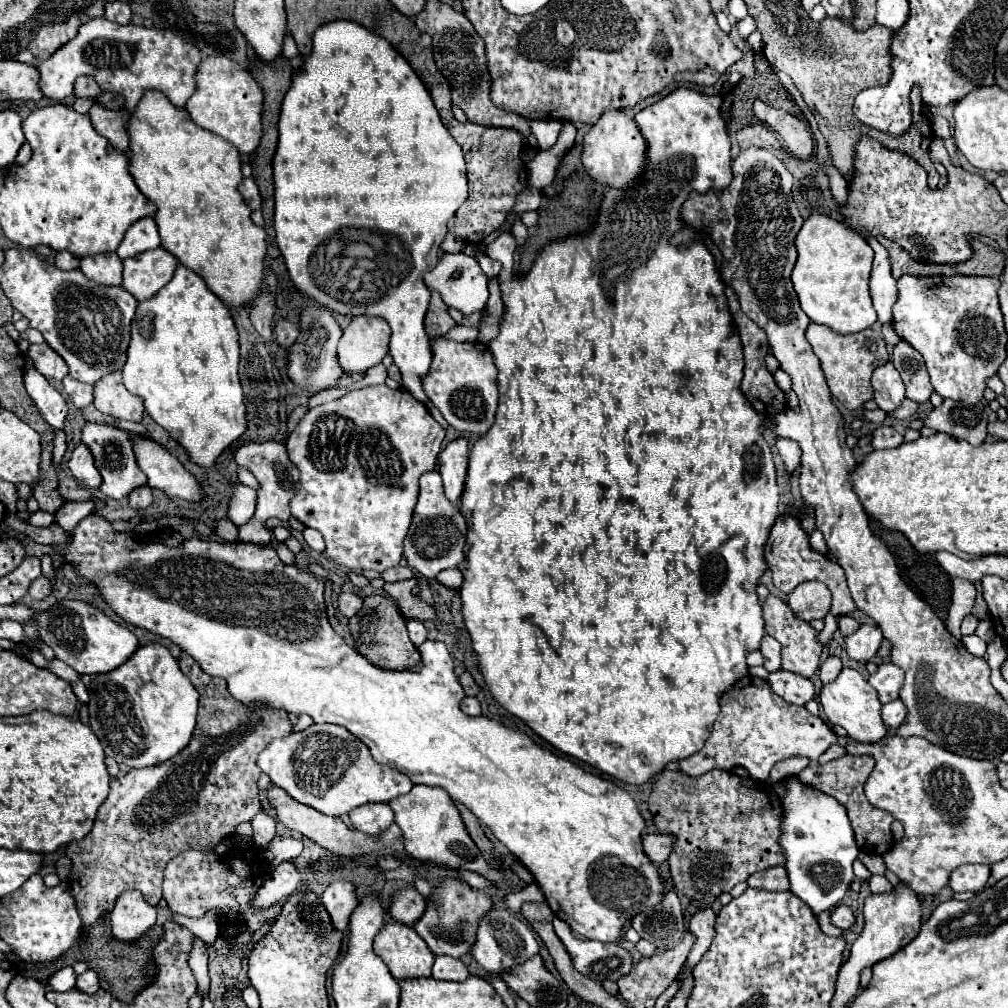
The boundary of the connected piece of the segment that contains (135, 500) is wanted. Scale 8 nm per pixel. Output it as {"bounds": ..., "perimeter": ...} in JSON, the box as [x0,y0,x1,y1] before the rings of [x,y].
{"bounds":[127,486,153,510],"perimeter":[[[141,486],[141,490],[133,490],[133,492],[127,496],[127,500],[129,500],[129,506],[131,506],[131,508],[143,510],[143,508],[147,508],[147,506],[153,502],[151,488]]]}

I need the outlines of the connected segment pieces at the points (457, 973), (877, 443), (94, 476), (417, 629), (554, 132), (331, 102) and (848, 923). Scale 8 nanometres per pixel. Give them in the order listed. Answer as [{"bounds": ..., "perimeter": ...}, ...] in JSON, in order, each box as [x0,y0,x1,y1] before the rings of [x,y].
[{"bounds":[433,956,469,982],"perimeter":[[[435,956],[433,964],[433,978],[437,980],[453,980],[453,982],[463,982],[469,978],[469,970],[459,958],[451,956]]]},{"bounds":[871,426,903,448],"perimeter":[[[879,426],[871,434],[873,448],[897,448],[903,444],[903,436],[895,432],[891,426]]]},{"bounds":[67,444,101,488],"perimeter":[[[79,444],[73,454],[71,454],[71,460],[67,462],[71,474],[75,476],[75,480],[79,480],[81,484],[89,486],[89,488],[97,488],[101,484],[101,478],[99,478],[99,472],[93,464],[93,458],[91,458],[91,450],[87,450],[87,446]]]},{"bounds":[406,619,427,647],"perimeter":[[[410,619],[406,623],[410,640],[419,647],[427,640],[427,630],[423,623],[417,619]]]},{"bounds":[531,120,561,150],"perimeter":[[[533,120],[531,122],[531,132],[535,134],[539,142],[539,150],[549,150],[559,136],[561,122],[559,120]]]},{"bounds":[273,20,467,404],"perimeter":[[[333,20],[323,26],[319,26],[313,34],[313,52],[305,58],[303,66],[295,70],[291,88],[287,90],[281,114],[279,114],[279,142],[273,156],[273,186],[275,186],[275,216],[273,226],[277,232],[277,246],[287,262],[291,280],[303,292],[305,296],[317,300],[325,308],[349,314],[349,316],[383,316],[391,326],[391,344],[389,354],[393,356],[393,362],[401,370],[401,384],[407,392],[411,392],[413,398],[427,404],[429,398],[423,392],[423,378],[429,374],[431,368],[431,338],[425,332],[423,320],[429,304],[429,288],[423,282],[423,274],[429,272],[437,264],[437,250],[447,234],[447,222],[455,216],[459,206],[467,200],[467,176],[465,176],[465,160],[461,146],[453,140],[453,136],[443,126],[437,108],[425,88],[425,84],[419,80],[419,76],[413,72],[413,68],[407,64],[407,60],[397,54],[397,50],[377,34],[369,32],[357,22],[349,20]]]},{"bounds":[831,904,855,930],"perimeter":[[[841,904],[831,912],[831,922],[843,930],[851,930],[855,926],[855,914],[849,906]]]}]

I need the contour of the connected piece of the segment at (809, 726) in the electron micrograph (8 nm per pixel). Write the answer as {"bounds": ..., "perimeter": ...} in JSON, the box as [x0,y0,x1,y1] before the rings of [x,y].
{"bounds":[679,676,837,780],"perimeter":[[[743,676],[741,680],[735,682],[735,686],[731,686],[721,698],[719,698],[719,704],[721,704],[721,712],[717,716],[717,720],[713,722],[713,730],[711,730],[711,736],[707,738],[703,750],[691,754],[691,758],[685,758],[685,760],[679,760],[679,770],[683,774],[689,774],[689,776],[701,776],[709,770],[715,770],[715,768],[721,768],[721,770],[733,770],[735,766],[743,766],[745,770],[749,770],[749,774],[757,780],[767,780],[771,768],[785,760],[785,758],[793,758],[793,756],[805,756],[809,760],[817,760],[831,744],[837,742],[835,734],[831,732],[831,728],[819,718],[819,716],[811,716],[807,712],[807,708],[803,706],[795,706],[795,704],[789,704],[785,702],[781,696],[777,696],[769,682],[767,680],[761,680],[761,678],[755,678],[755,676]]]}

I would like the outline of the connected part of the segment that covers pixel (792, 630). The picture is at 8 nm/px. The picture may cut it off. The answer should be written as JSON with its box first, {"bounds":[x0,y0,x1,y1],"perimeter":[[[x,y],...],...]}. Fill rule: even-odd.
{"bounds":[763,596,823,678],"perimeter":[[[769,596],[763,602],[763,618],[765,618],[765,632],[771,634],[773,638],[777,638],[781,644],[781,668],[801,674],[805,678],[811,678],[819,668],[819,658],[823,652],[823,646],[815,638],[817,632],[807,622],[797,620],[793,616],[793,612],[789,610],[789,606],[775,596]]]}

